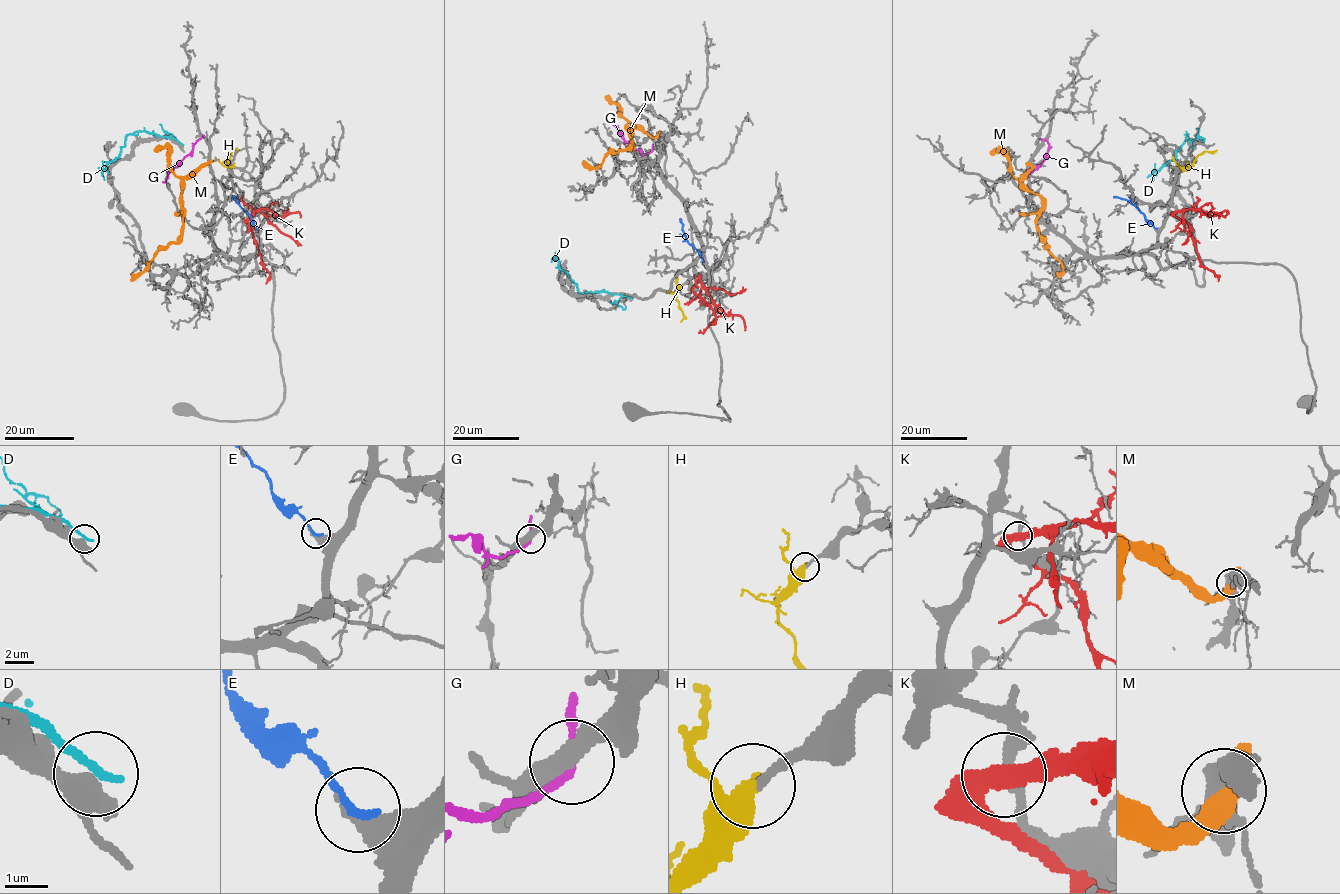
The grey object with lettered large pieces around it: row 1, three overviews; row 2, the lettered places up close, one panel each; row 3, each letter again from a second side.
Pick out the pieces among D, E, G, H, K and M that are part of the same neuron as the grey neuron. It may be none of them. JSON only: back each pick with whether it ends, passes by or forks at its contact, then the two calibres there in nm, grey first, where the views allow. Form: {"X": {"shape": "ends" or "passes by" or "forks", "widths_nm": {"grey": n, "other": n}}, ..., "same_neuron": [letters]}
{"H": {"shape": "forks", "widths_nm": {"grey": 220, "other": 320}}, "same_neuron": ["H"]}

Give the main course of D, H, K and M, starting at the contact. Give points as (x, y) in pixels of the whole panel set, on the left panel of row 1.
D: (181, 144), (175, 139), (151, 133), (129, 134), (120, 155), (102, 170), (104, 180)
H: (233, 166), (227, 165), (231, 151), (237, 148), (233, 147)
K: (253, 211), (245, 222), (262, 264), (270, 274), (265, 284)
M: (210, 161), (183, 179), (182, 236), (159, 250), (142, 272), (130, 280)

